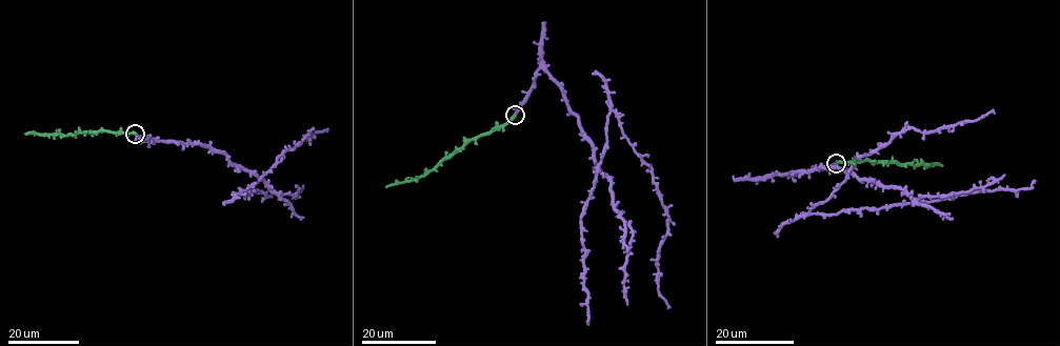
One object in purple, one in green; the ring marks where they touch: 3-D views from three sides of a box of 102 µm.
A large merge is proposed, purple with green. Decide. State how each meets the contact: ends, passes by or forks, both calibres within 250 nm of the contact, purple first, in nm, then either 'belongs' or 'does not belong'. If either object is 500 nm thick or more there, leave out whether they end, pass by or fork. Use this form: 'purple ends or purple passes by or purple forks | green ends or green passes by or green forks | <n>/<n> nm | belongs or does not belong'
purple ends | green ends | 360/440 nm | belongs

